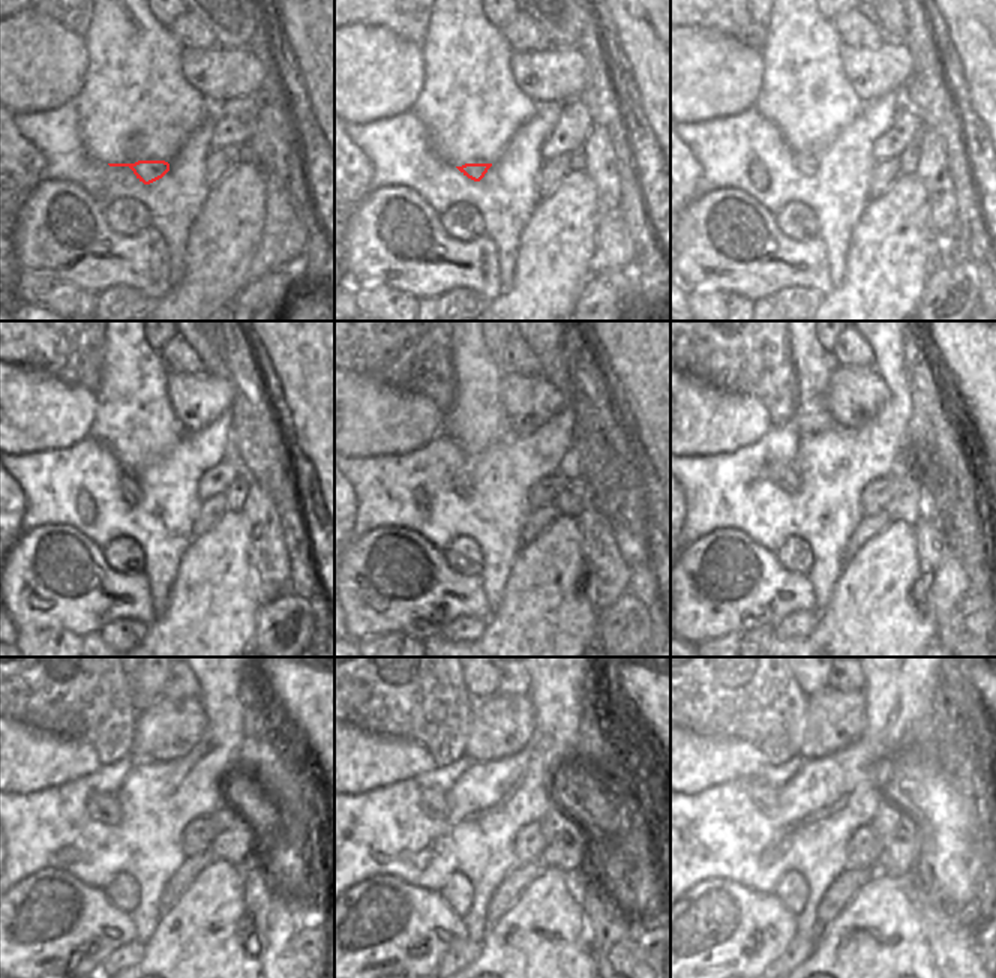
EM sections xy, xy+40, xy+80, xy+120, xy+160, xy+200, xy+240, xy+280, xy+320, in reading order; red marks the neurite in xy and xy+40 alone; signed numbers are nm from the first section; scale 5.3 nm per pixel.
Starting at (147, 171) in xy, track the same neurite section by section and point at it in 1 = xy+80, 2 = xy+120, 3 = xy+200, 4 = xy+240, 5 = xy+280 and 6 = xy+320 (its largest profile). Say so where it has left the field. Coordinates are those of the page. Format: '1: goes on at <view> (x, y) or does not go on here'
1: goes on at xy+80 (807, 164)
2: goes on at xy+120 (129, 486)
3: goes on at xy+200 (785, 476)
4: goes on at xy+240 (102, 807)
5: goes on at xy+280 (432, 803)
6: goes on at xy+320 (764, 797)

